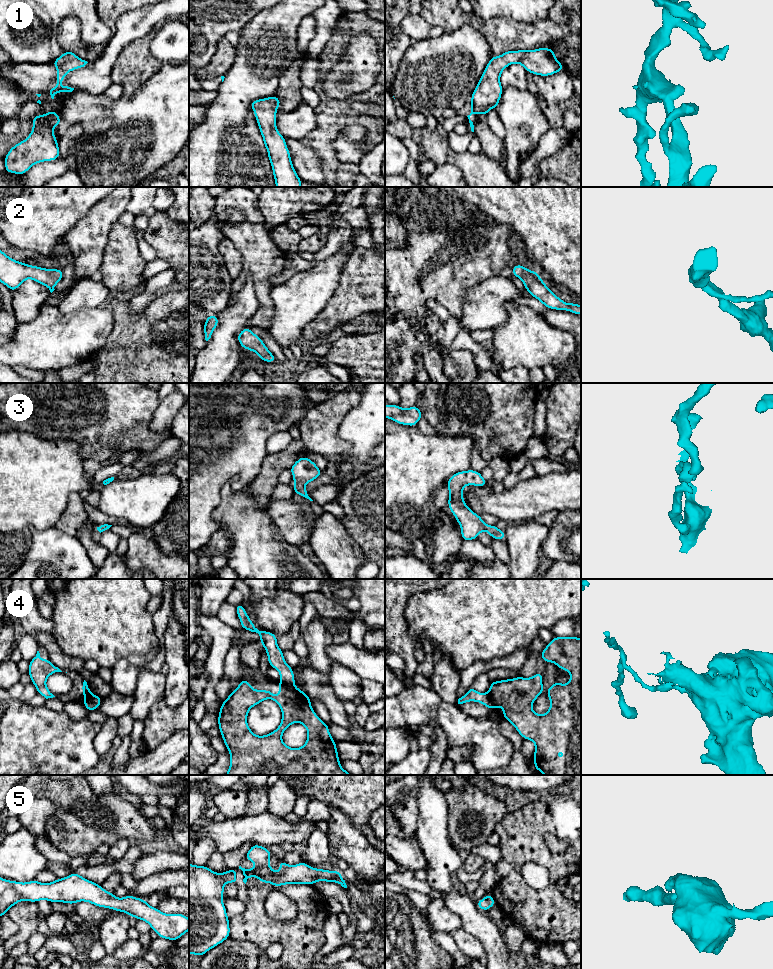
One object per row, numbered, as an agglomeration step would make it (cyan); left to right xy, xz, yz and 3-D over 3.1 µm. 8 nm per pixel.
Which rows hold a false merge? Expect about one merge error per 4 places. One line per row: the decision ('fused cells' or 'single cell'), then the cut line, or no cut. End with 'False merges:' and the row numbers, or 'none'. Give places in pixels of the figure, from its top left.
1: single cell | no cut
2: single cell | no cut
3: single cell | no cut
4: fused cells | xz (280, 682), (294, 687)
5: single cell | no cut
False merges: 4

